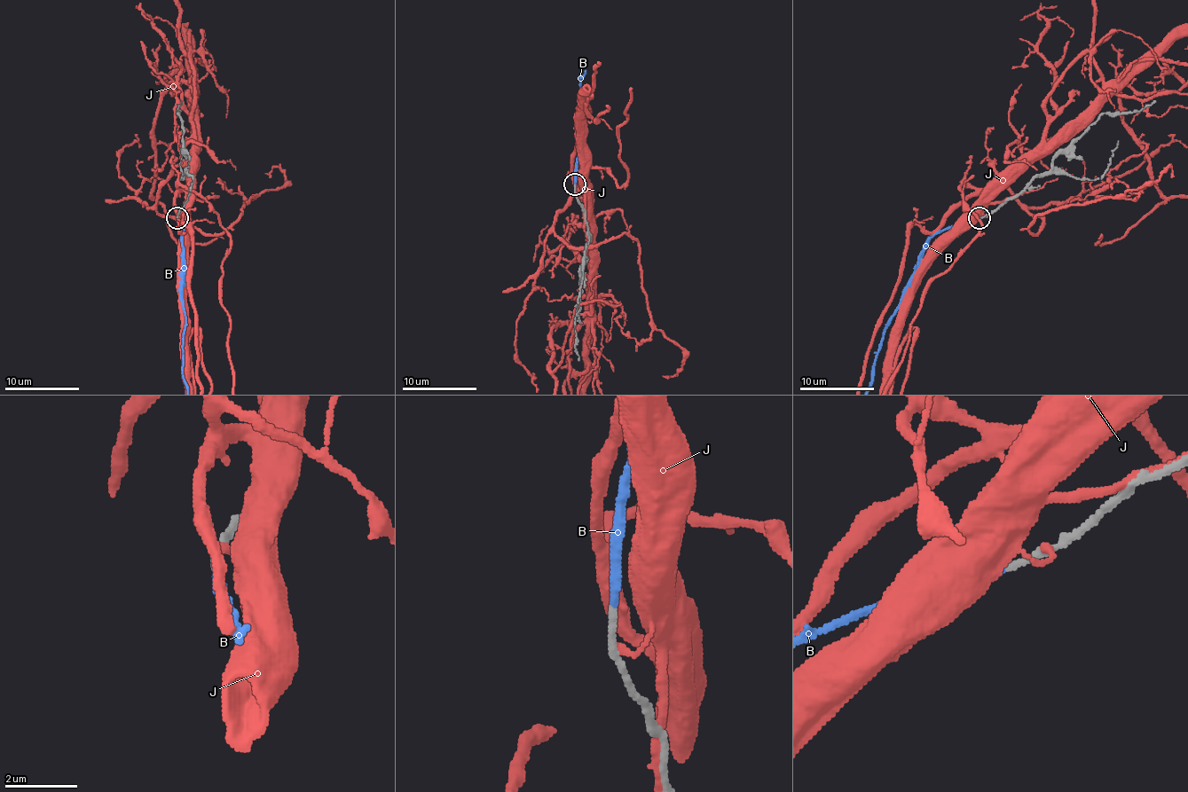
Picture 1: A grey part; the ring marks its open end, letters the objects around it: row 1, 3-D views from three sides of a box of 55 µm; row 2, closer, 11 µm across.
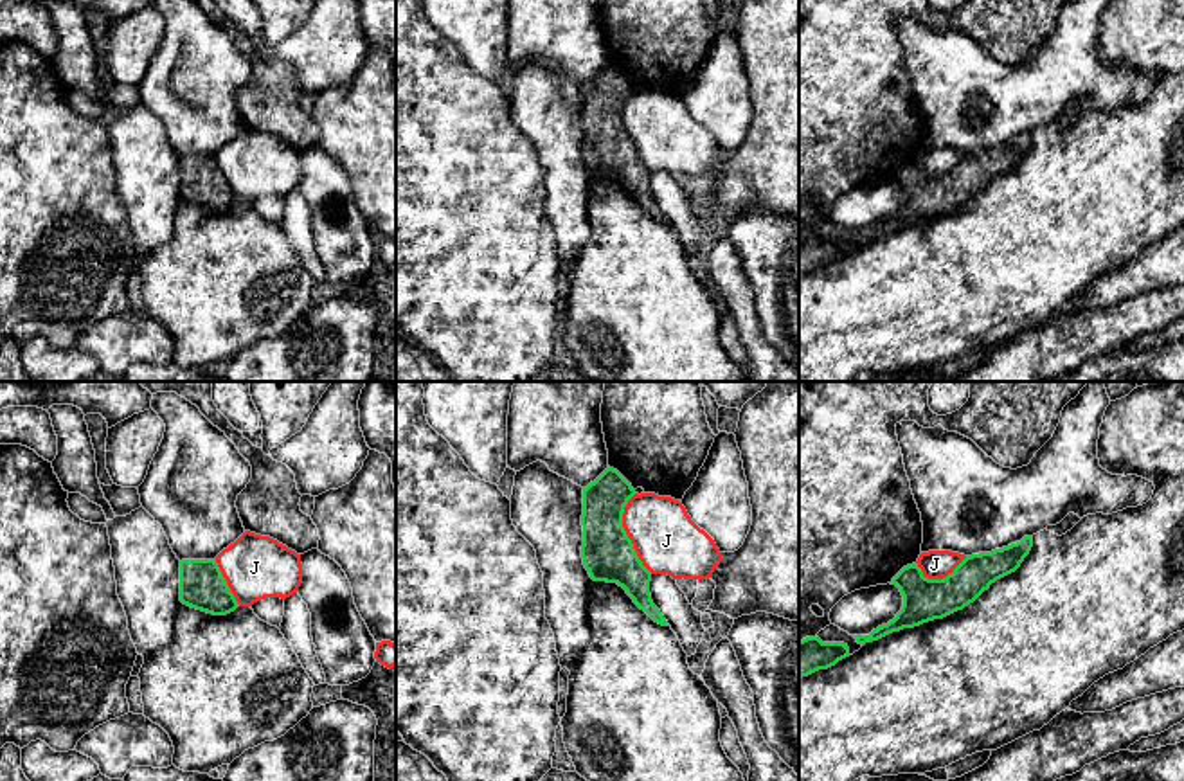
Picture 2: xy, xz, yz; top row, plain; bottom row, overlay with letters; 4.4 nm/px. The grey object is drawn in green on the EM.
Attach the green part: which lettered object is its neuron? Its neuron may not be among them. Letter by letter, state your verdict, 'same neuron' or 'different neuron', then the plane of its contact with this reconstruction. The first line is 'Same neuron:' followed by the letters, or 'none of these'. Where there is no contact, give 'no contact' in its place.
Same neuron: B
B: same neuron; no contact
J: different neuron; contact in xz

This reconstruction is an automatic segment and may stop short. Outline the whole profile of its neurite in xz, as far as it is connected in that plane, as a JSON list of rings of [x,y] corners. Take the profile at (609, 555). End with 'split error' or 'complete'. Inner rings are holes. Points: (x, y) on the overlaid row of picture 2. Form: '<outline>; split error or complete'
[[[610,466],[583,488],[583,565],[594,581],[617,583],[655,623],[669,626],[651,601],[651,572],[623,527],[624,506],[633,495],[632,484]]]; complete

